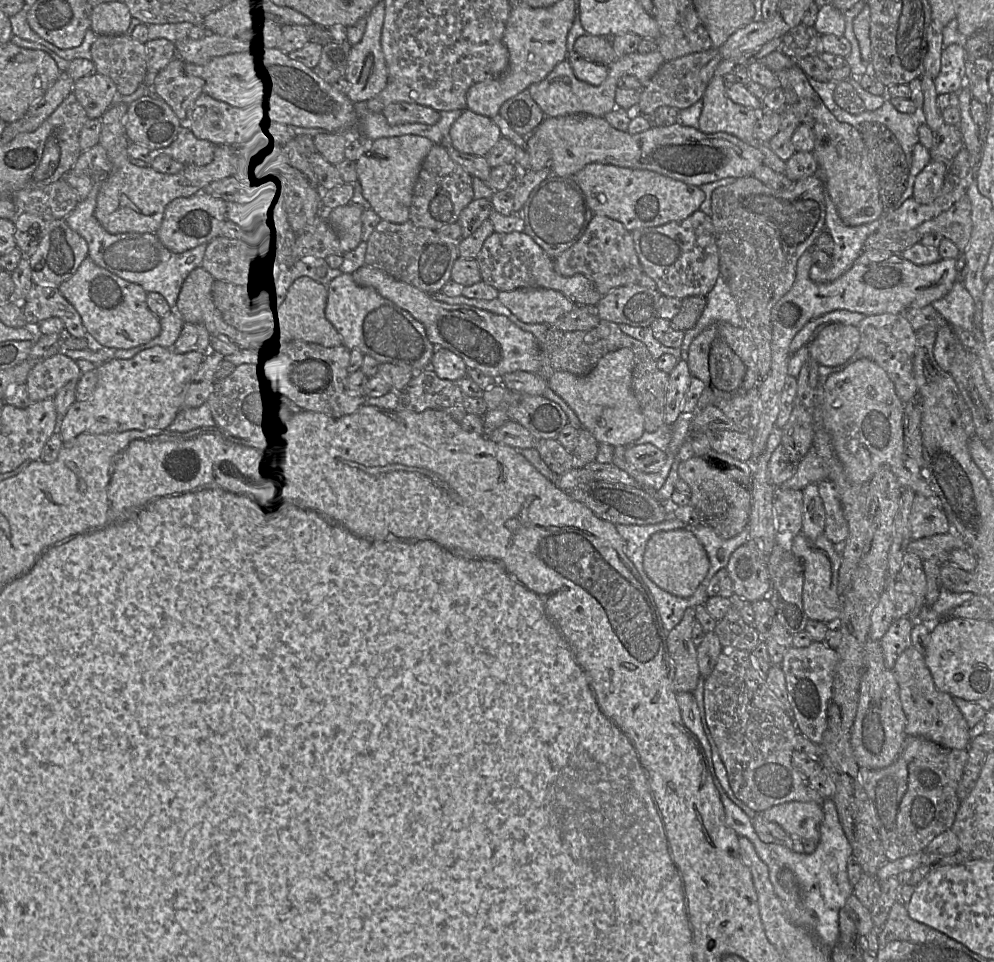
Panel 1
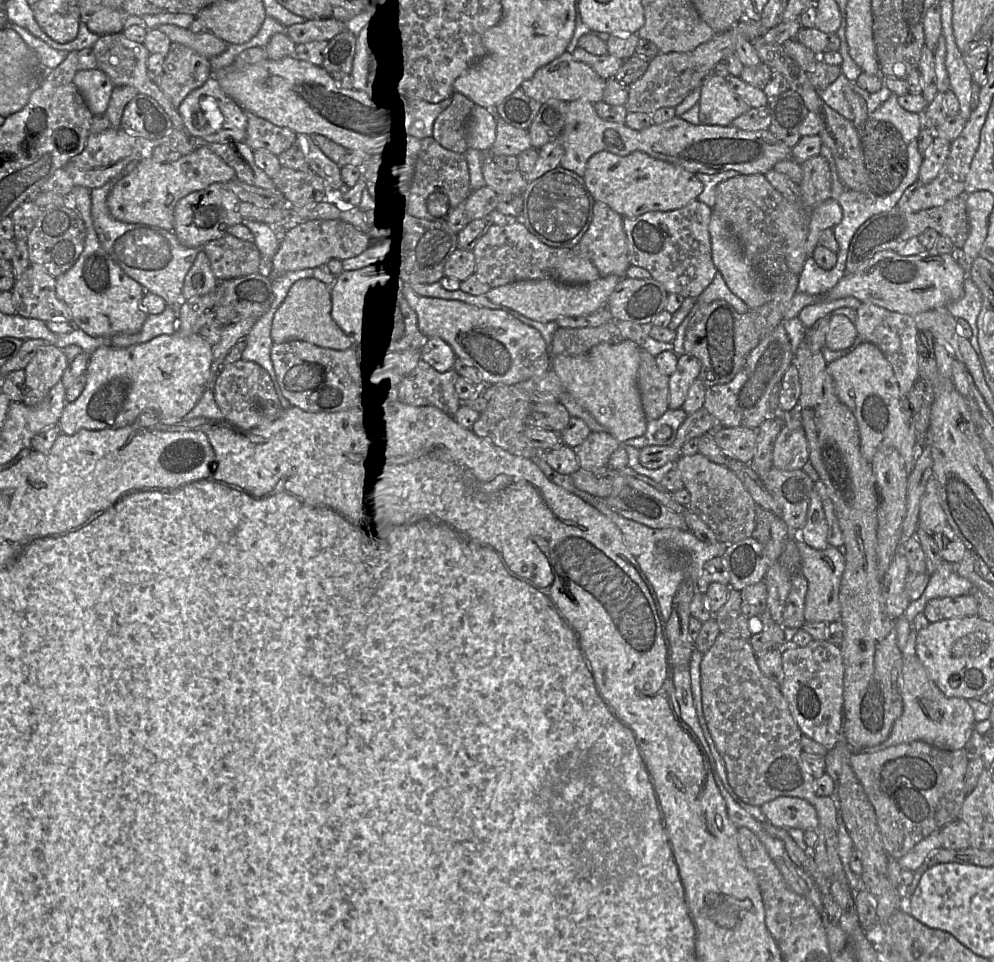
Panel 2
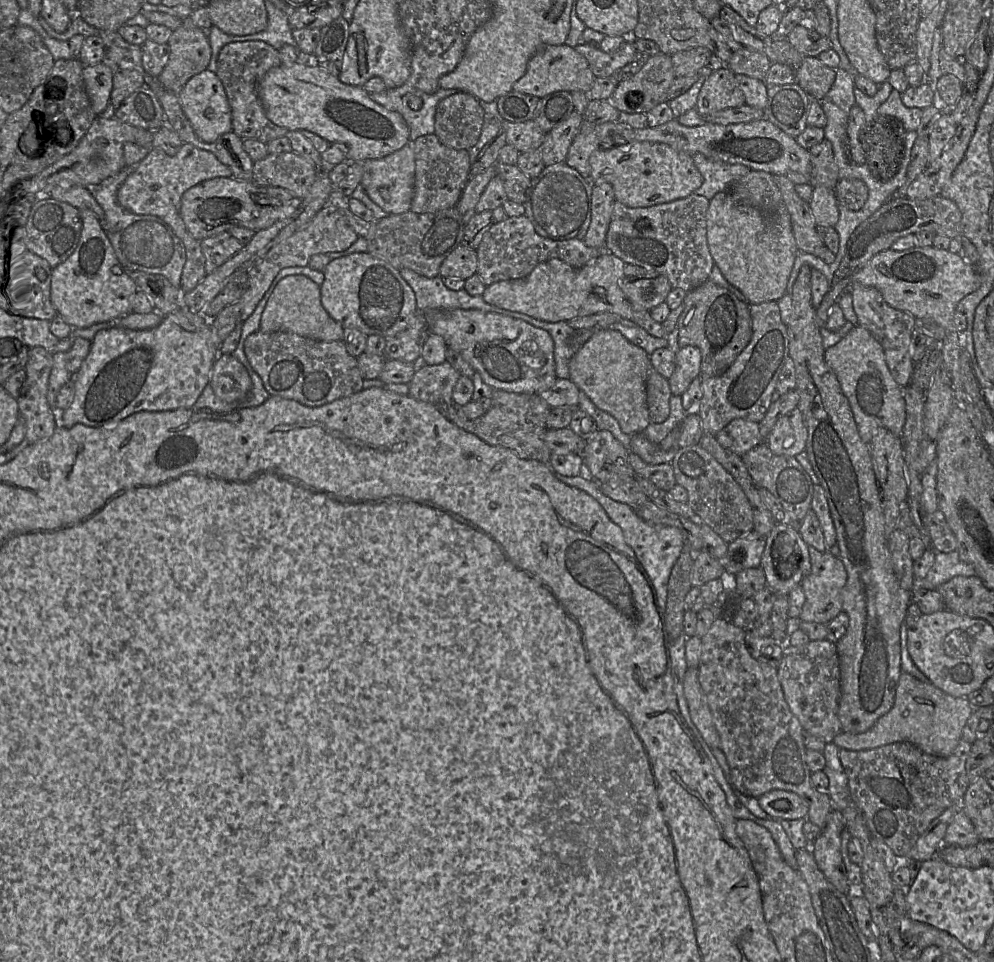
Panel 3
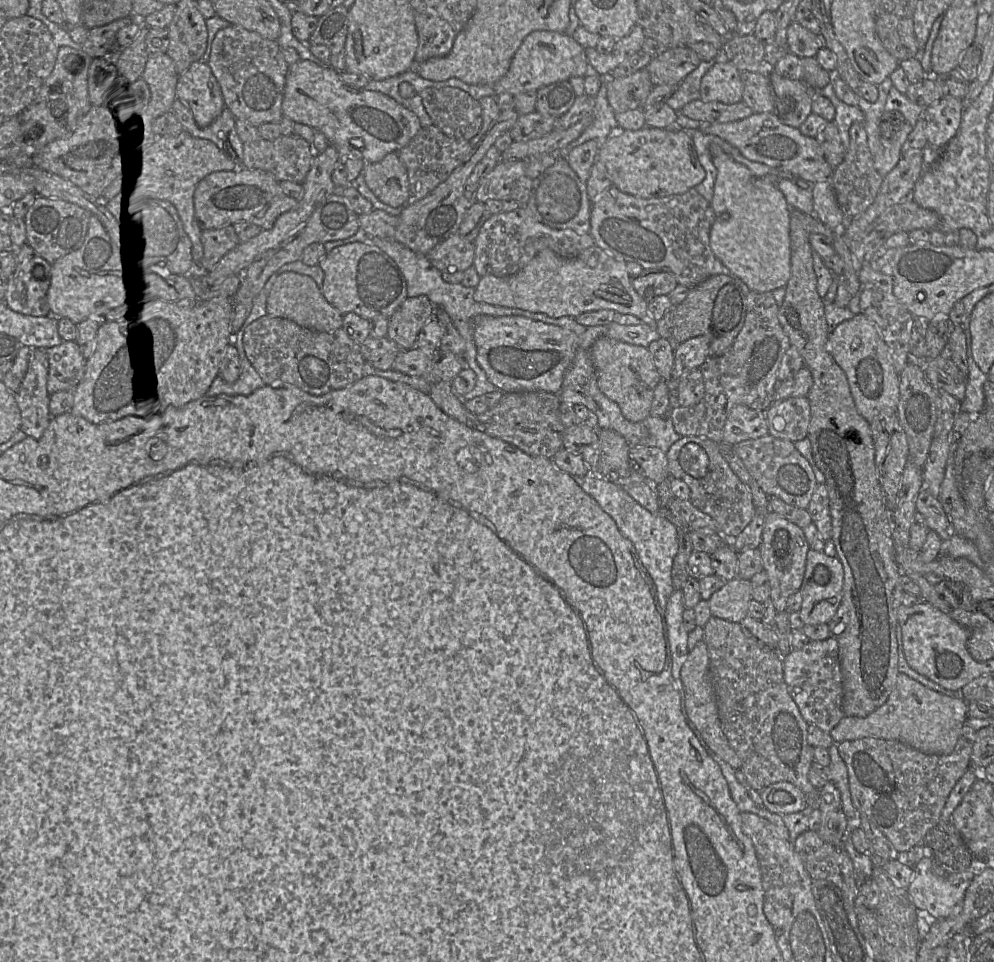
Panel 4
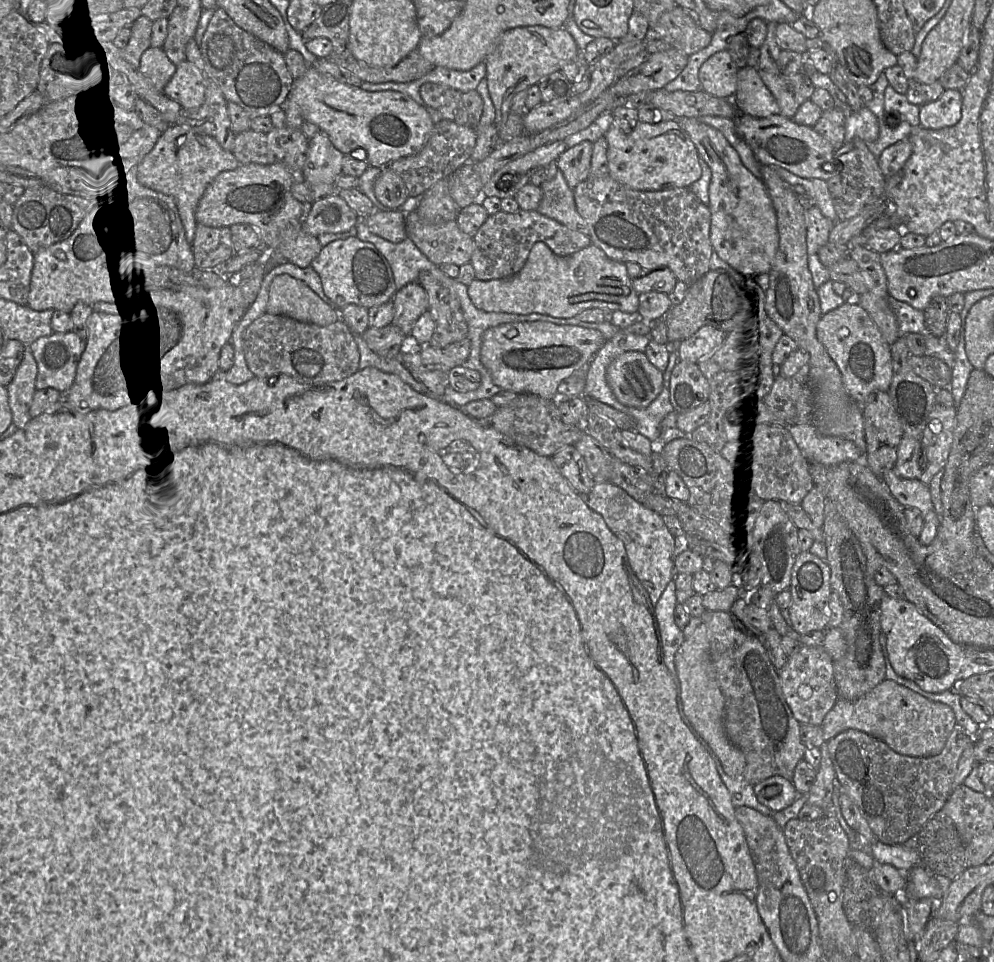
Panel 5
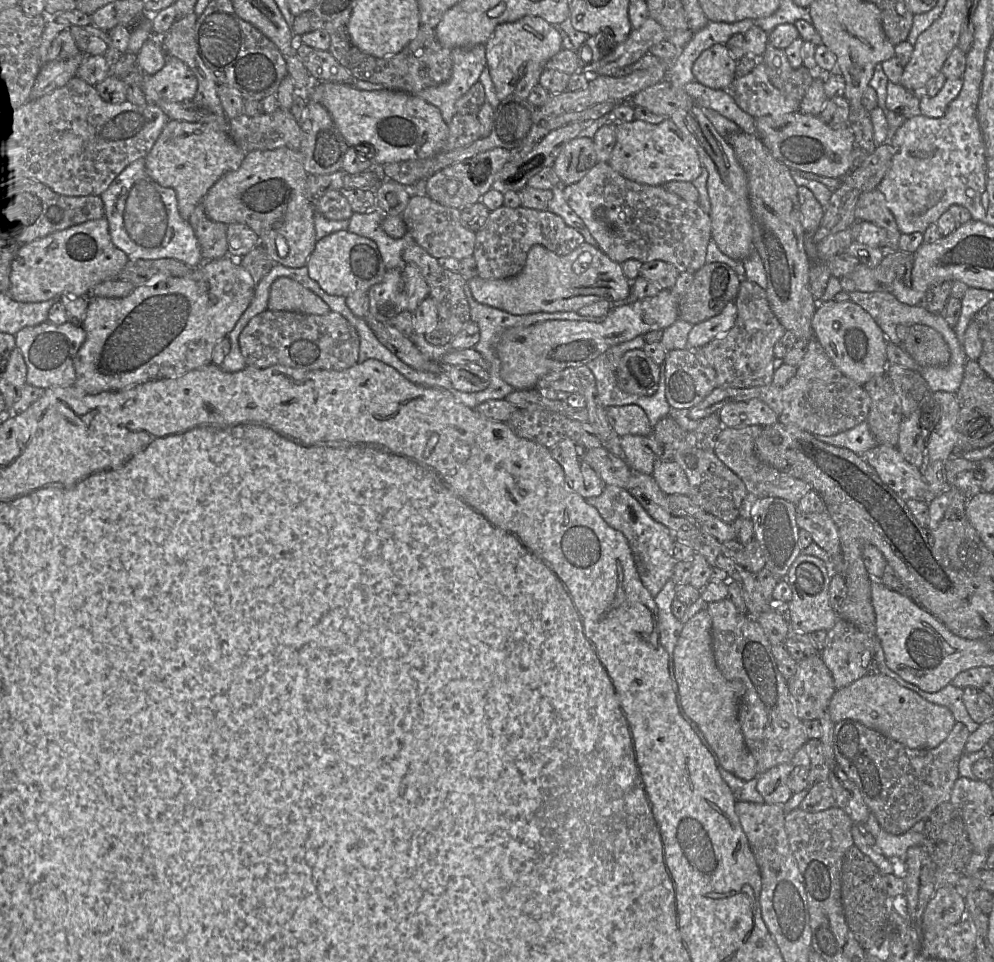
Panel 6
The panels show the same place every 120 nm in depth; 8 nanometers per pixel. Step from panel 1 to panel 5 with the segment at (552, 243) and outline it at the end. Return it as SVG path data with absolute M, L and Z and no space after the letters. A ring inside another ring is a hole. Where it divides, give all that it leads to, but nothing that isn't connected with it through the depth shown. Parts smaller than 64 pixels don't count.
M558 169L556 175L540 185L543 193L537 208L540 214L552 218L571 230L589 235L589 228L577 212L573 189L570 188L563 173Z

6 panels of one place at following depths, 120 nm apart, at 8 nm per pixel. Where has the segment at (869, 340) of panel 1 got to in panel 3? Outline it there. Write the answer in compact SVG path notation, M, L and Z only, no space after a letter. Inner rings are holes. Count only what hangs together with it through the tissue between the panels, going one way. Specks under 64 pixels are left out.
M853 283L848 290L851 292L858 325L866 328L881 344L888 368L898 385L910 385L915 364L911 356L911 337L916 318L906 311L891 307L874 287Z

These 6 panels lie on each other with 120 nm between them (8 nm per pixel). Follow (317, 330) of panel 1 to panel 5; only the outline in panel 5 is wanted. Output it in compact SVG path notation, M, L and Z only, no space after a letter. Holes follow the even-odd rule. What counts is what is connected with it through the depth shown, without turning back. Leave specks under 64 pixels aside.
M288 274L275 277L270 284L266 312L318 326L327 326L340 319L335 306L325 303L304 282Z

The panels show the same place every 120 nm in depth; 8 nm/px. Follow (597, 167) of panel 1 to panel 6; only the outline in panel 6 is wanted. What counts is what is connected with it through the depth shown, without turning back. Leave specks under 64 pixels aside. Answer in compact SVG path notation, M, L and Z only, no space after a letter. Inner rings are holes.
M638 119L617 122L616 143L608 163L625 178L651 186L663 186L670 181L693 182L702 171L696 149L670 119L659 124Z

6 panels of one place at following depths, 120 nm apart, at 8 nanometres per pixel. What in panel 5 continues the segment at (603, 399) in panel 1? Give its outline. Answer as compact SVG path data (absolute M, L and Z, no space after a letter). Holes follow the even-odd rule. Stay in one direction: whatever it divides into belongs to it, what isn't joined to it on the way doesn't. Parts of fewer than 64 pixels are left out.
M627 351L609 364L606 380L621 404L643 409L661 392L663 372L649 361L645 352Z

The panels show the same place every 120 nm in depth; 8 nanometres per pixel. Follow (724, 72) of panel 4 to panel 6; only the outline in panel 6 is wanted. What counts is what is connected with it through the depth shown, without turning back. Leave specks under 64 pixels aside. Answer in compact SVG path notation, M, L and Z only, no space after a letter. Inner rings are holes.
M715 44L694 62L694 81L712 89L728 90L736 79L737 63L725 44Z

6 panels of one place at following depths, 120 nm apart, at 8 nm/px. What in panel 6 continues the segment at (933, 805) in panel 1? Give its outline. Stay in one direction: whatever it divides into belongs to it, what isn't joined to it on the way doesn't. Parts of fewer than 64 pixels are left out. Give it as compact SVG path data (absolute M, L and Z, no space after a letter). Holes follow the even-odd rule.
M842 720L834 725L833 751L836 764L856 784L865 804L882 829L890 834L900 835L908 832L917 822L925 820L939 805L949 801L953 786L960 777L959 761L965 752L969 735L967 727L956 722L947 738L937 747L911 749L860 722Z

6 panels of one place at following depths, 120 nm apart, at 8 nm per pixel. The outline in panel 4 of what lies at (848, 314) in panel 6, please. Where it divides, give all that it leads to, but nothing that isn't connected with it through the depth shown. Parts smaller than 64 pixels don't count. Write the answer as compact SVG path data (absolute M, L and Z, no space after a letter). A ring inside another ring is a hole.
M862 313L855 314L829 333L826 351L845 372L858 412L870 423L884 410L896 410L899 402L899 375L888 346L875 324Z

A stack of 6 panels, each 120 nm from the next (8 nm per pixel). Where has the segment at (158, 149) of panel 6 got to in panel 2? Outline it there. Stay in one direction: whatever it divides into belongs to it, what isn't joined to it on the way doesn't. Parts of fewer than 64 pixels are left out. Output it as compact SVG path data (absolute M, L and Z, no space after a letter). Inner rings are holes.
M199 146L191 153L181 155L172 162L160 163L152 157L146 158L137 161L135 167L111 188L106 200L107 207L111 216L118 221L146 224L173 231L173 209L178 197L187 192L204 188L214 182L226 183L234 177L234 170L205 146ZM200 249L188 265L182 280L181 300L205 295L212 291L218 283L213 275L205 253Z

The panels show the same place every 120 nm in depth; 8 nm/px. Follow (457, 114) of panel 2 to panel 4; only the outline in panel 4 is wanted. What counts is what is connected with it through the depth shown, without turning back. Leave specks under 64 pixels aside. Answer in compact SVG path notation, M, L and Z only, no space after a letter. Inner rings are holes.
M455 87L426 88L421 93L425 110L447 136L471 141L480 131L483 111L478 100Z

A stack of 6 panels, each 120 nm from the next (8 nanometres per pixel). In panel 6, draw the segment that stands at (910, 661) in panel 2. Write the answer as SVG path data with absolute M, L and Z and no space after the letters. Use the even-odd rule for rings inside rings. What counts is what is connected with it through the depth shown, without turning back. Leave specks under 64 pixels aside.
M867 674L851 685L836 690L828 713L834 724L854 720L911 749L937 747L956 724L948 708L928 702L884 674Z

